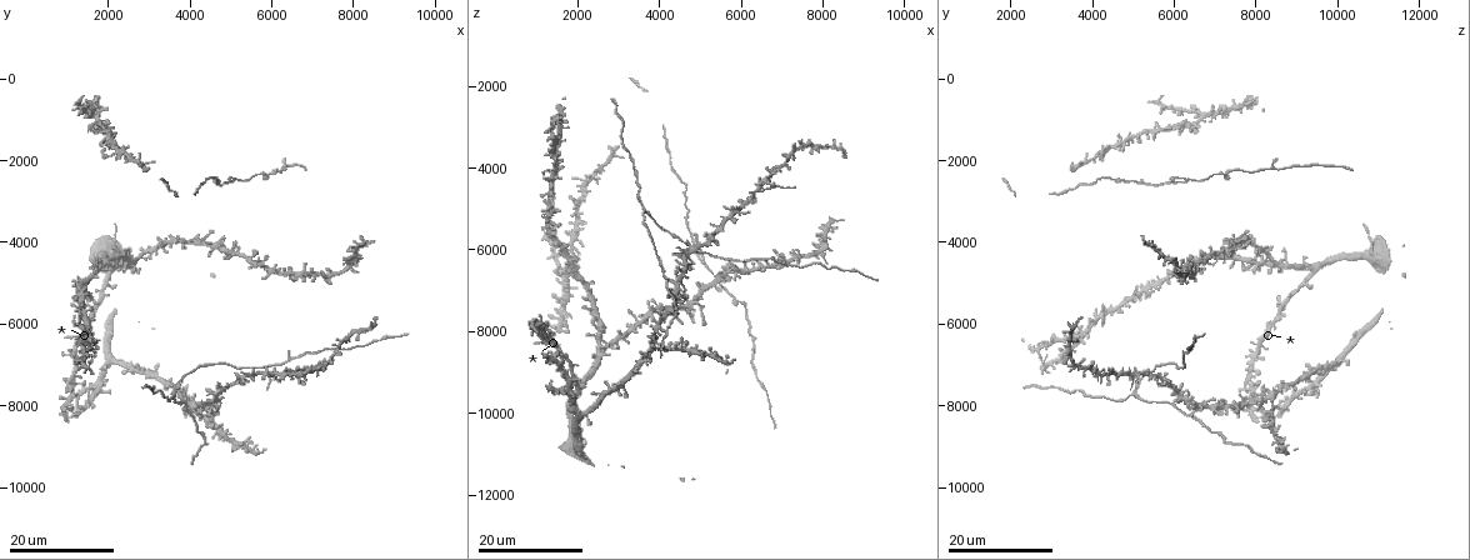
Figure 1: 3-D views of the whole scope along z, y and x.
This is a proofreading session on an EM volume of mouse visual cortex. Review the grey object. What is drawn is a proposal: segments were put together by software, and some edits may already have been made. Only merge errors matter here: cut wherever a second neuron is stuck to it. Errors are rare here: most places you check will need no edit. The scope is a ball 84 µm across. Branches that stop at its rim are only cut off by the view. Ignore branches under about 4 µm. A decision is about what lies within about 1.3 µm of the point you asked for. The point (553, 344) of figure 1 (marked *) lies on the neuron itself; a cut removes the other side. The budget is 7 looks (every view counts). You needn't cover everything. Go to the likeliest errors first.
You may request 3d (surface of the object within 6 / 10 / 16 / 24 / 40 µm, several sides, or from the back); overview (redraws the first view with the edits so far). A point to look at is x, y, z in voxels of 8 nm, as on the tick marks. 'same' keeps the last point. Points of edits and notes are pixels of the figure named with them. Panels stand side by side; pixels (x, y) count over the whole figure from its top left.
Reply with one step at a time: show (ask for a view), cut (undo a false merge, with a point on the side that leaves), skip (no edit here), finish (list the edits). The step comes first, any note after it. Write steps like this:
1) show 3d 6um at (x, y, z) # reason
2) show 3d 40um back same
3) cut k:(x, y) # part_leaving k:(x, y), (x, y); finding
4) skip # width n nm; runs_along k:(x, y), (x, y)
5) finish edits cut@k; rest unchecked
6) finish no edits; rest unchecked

show 3d 24um at (3650, 7650, 5000) # branch point

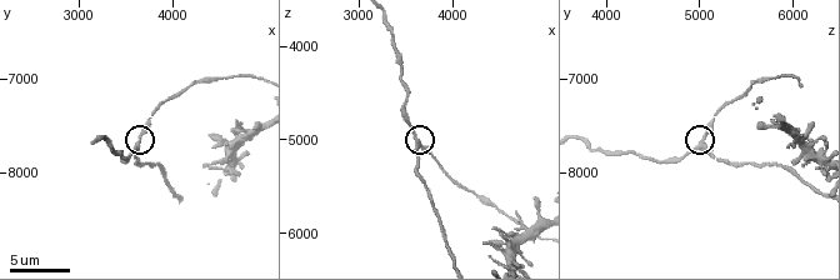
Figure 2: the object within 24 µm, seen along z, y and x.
show 3d 6um at (3650, 7700, 5050)

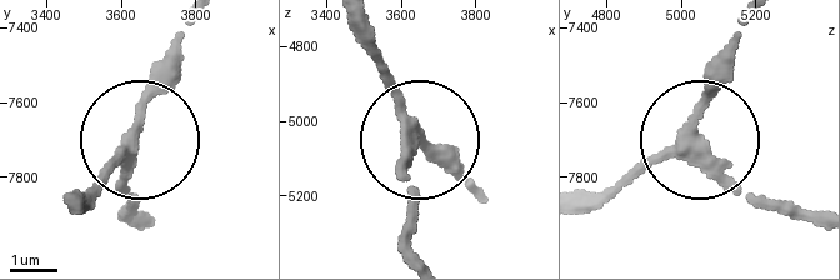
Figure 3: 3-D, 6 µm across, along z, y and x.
show 3d 6um back at (3620, 7700, 5020)

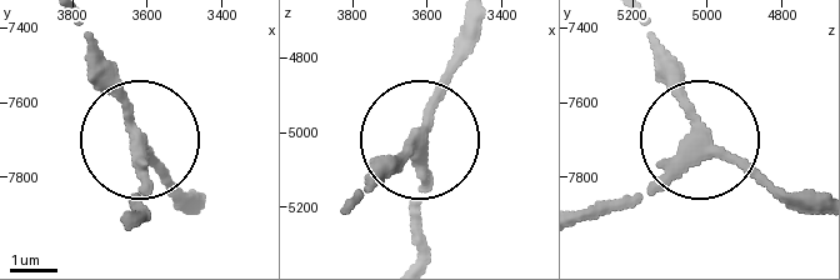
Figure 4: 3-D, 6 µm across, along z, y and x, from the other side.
skip # side_arm 26 um; all the same neuron

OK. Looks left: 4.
show 3d 16um at (5900, 2350, 7150)

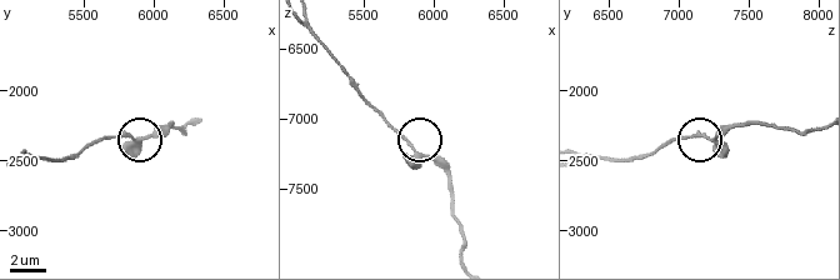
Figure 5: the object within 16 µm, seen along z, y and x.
show 3d 10um at (5840, 2340, 7220)

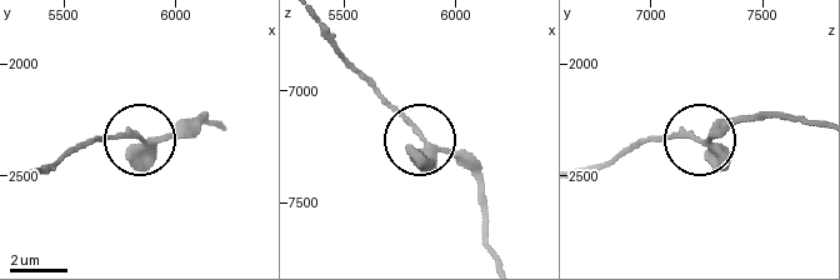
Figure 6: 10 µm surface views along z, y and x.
skip # width 250 nm; all the same neuron

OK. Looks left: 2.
show 3d 16um at (4900, 4300, 7300) # thin arm on a thick one

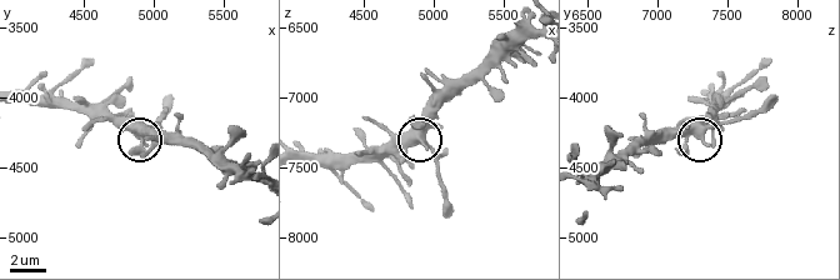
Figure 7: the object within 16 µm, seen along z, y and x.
show 3d 6um at (4920, 4240, 7280)

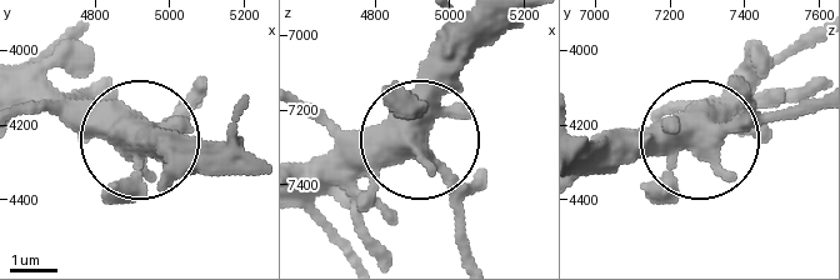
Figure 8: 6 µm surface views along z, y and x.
skip # arms 5; continuous, no second neuron

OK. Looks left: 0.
finish no edits; rest unchecked

